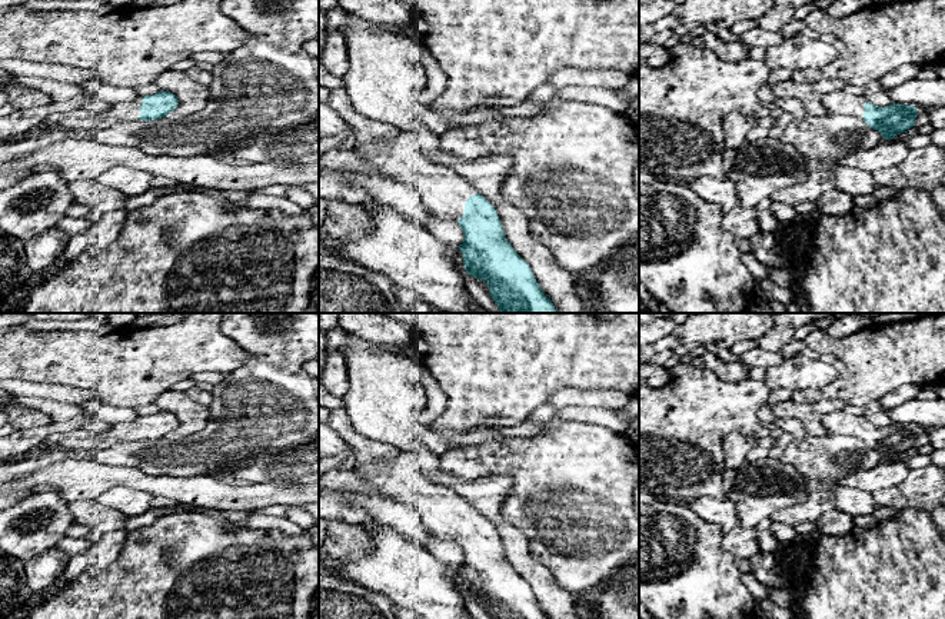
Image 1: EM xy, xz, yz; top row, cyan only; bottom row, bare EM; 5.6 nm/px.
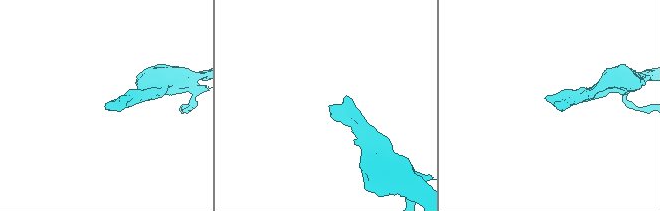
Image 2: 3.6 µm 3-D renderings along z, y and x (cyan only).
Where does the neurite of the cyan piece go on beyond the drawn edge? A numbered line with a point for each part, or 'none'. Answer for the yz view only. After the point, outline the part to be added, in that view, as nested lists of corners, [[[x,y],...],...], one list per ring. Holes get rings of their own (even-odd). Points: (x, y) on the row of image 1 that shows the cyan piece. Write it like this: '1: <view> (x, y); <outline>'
1: yz (838, 102); [[[838,90],[823,94],[821,101],[831,114],[845,113],[862,119],[866,100],[864,96],[852,96],[845,90]]]

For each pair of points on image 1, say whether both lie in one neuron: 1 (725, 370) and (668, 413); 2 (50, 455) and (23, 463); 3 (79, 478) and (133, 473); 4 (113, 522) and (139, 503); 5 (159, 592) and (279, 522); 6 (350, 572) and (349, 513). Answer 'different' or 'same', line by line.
1: different
2: same
3: same
4: different
5: different
6: different

